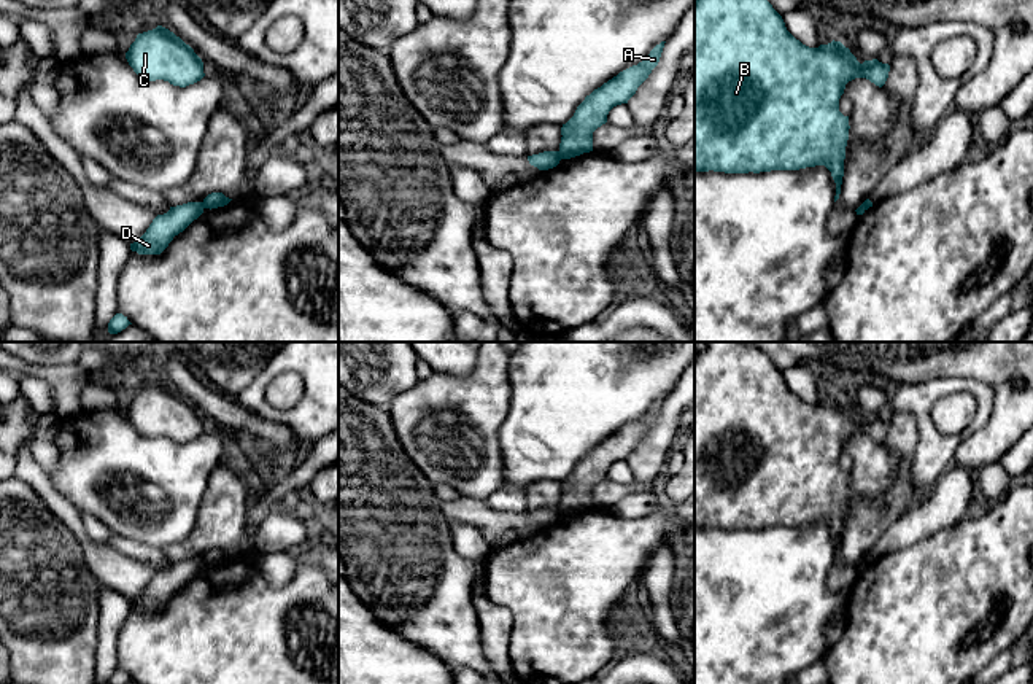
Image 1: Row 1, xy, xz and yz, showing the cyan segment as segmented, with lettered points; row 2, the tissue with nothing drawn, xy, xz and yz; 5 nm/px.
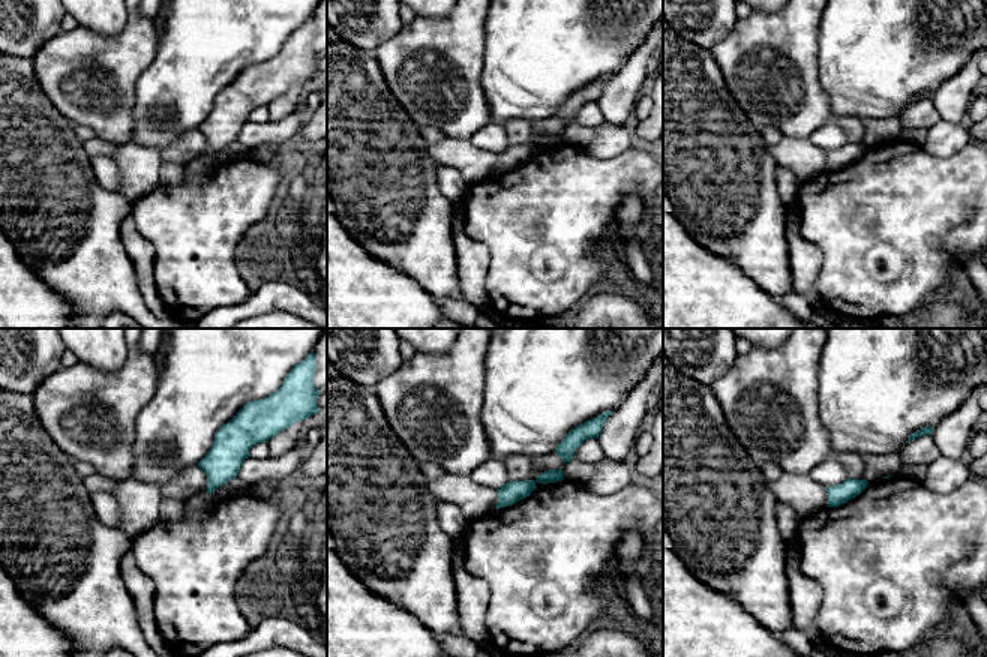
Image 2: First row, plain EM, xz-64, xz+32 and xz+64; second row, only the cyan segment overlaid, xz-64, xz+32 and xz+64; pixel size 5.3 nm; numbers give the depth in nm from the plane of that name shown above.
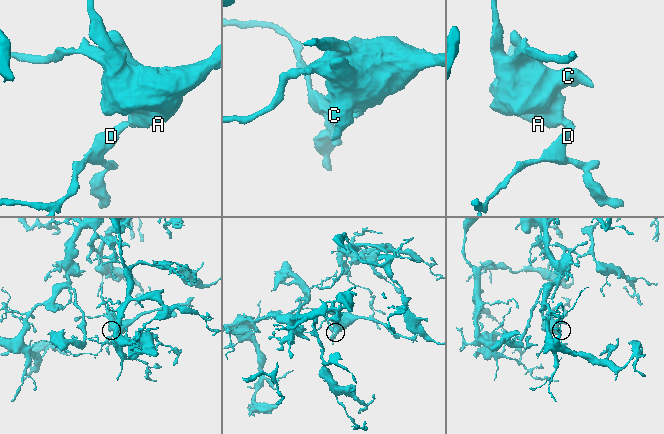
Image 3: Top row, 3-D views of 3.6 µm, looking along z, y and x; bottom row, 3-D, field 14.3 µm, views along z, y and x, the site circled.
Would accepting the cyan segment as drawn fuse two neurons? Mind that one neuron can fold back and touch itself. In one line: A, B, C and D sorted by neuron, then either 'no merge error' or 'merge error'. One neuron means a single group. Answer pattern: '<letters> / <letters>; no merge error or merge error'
A B C / D; merge error

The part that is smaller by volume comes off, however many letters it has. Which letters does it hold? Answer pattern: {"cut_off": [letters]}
{"cut_off": ["A", "B", "C"]}

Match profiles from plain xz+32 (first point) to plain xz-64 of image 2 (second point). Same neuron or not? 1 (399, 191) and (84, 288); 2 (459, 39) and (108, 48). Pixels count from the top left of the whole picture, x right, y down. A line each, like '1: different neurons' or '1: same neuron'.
1: same neuron
2: same neuron

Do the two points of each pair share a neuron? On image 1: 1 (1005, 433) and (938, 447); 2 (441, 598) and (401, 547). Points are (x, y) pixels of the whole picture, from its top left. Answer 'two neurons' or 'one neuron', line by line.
1: two neurons
2: one neuron

